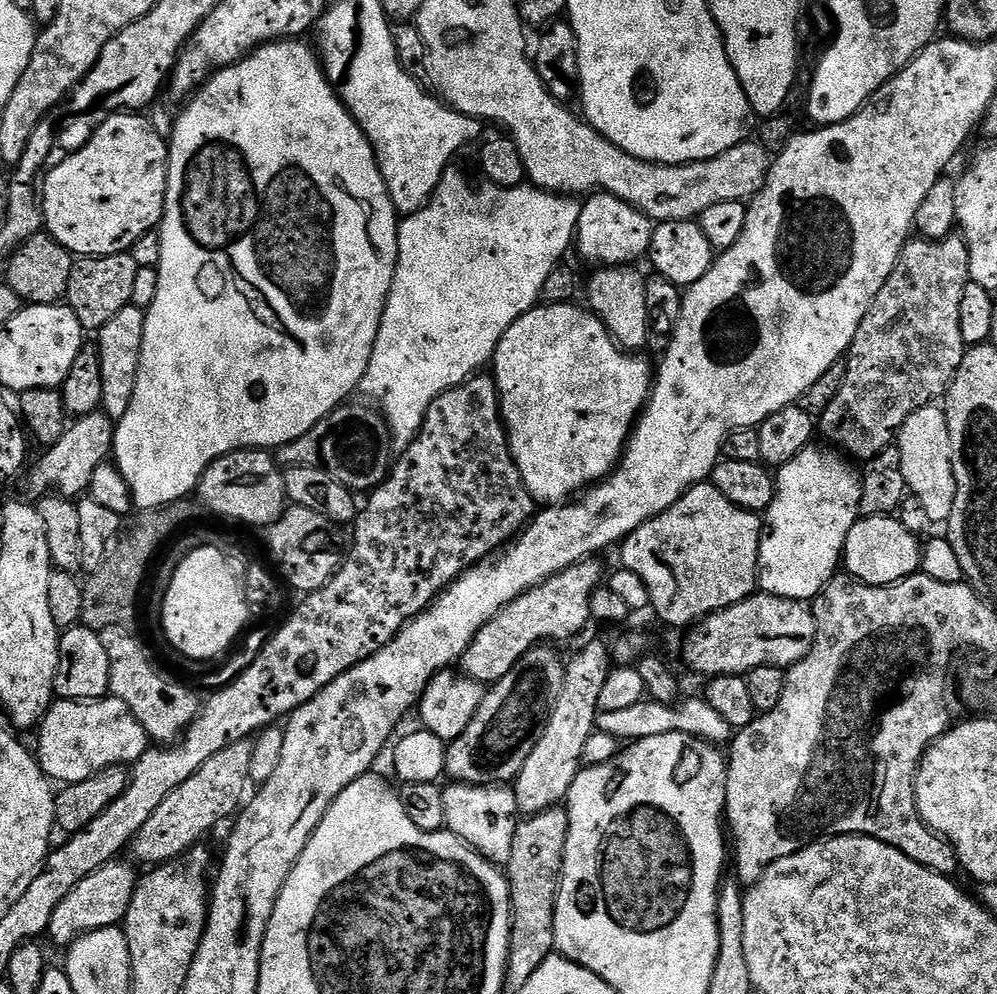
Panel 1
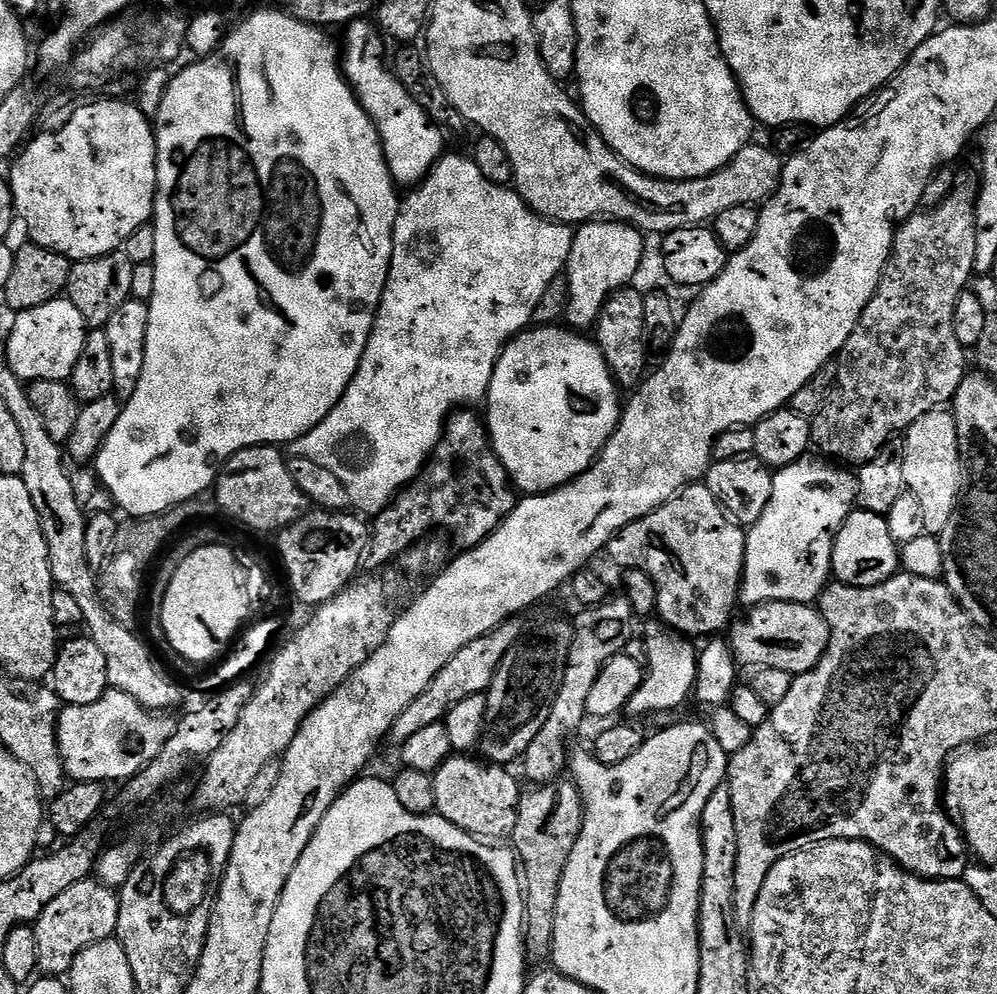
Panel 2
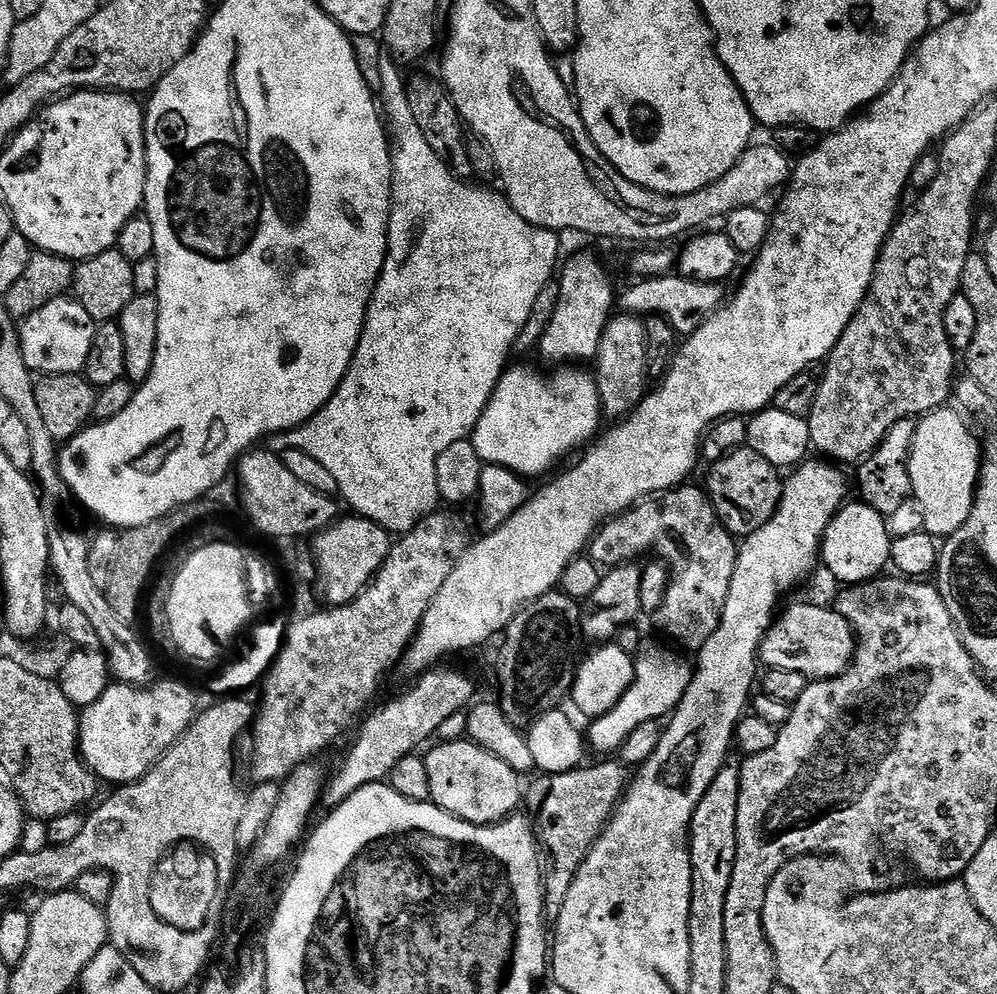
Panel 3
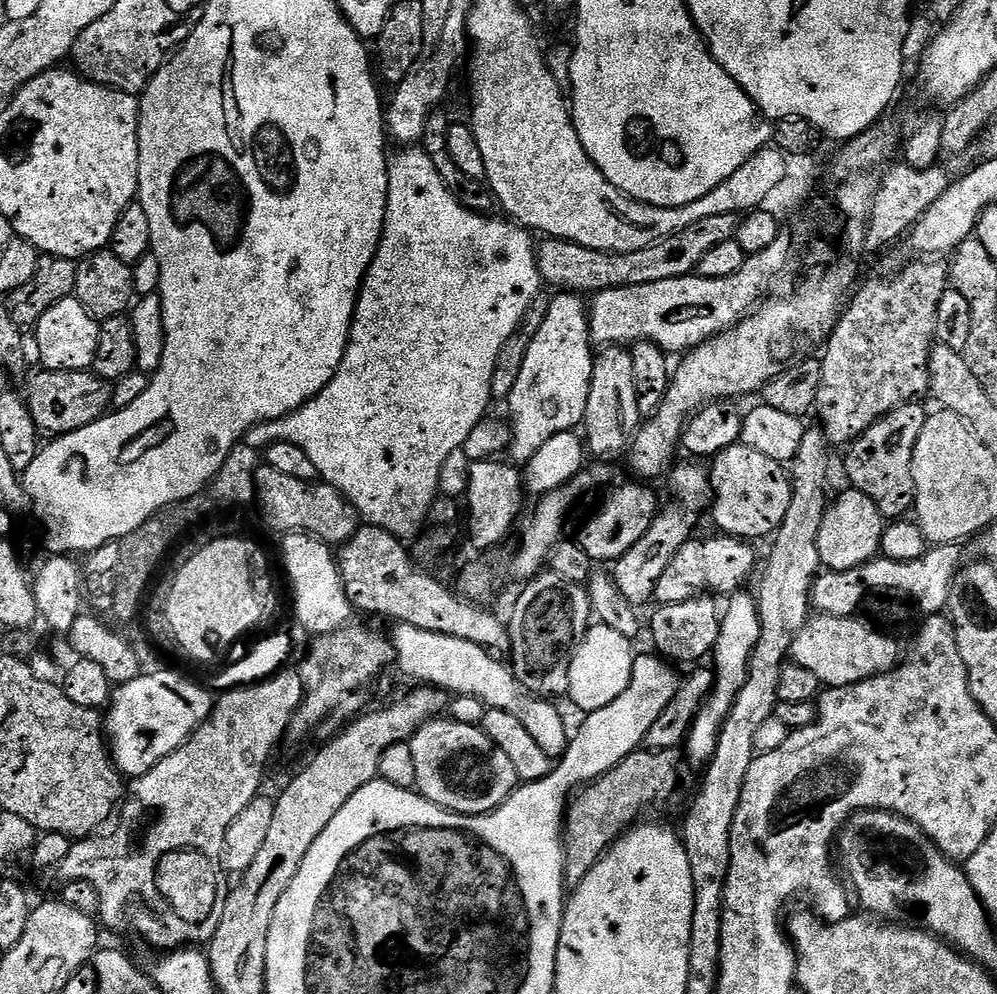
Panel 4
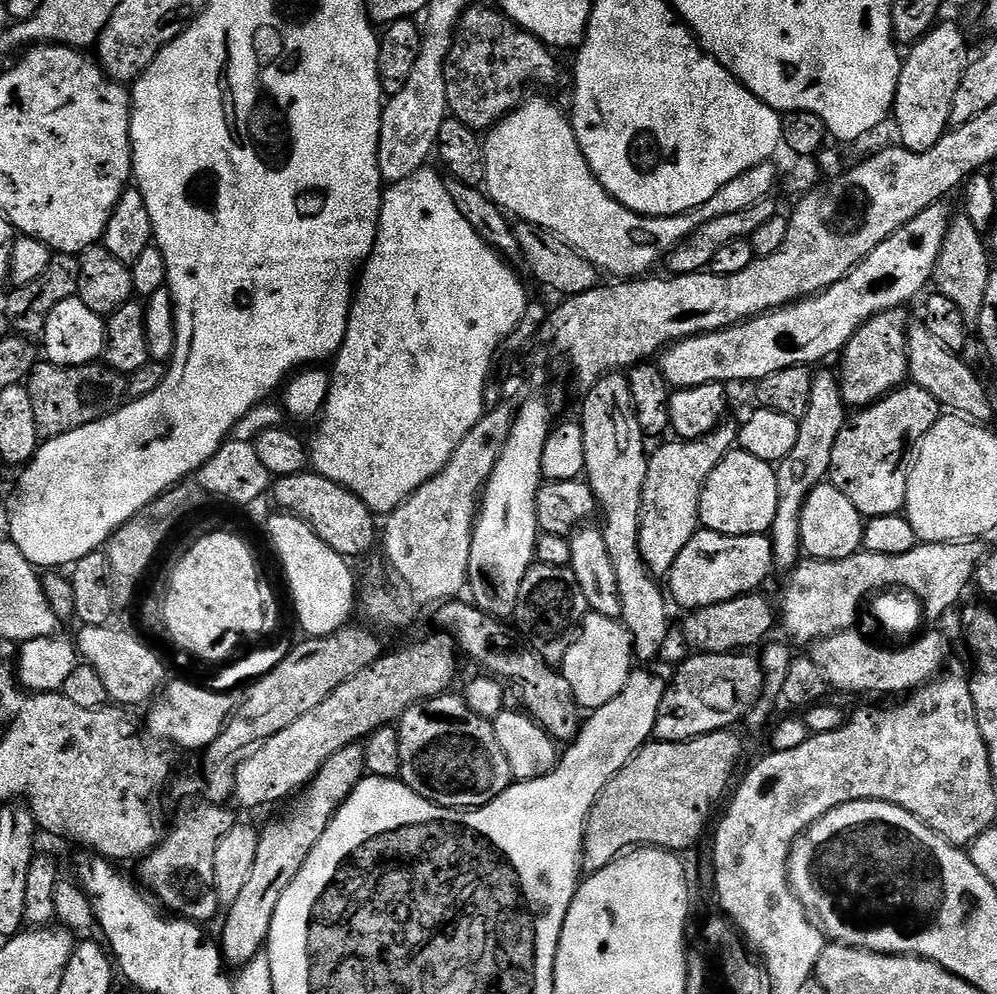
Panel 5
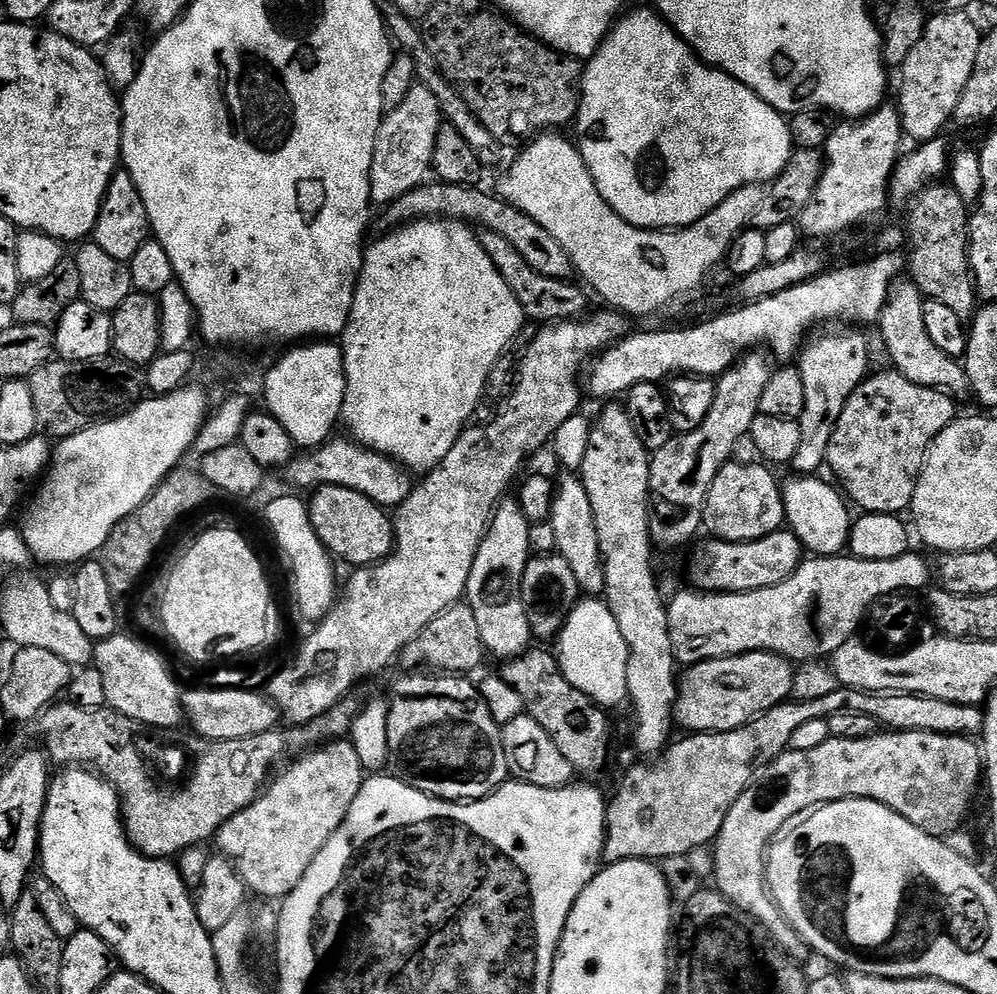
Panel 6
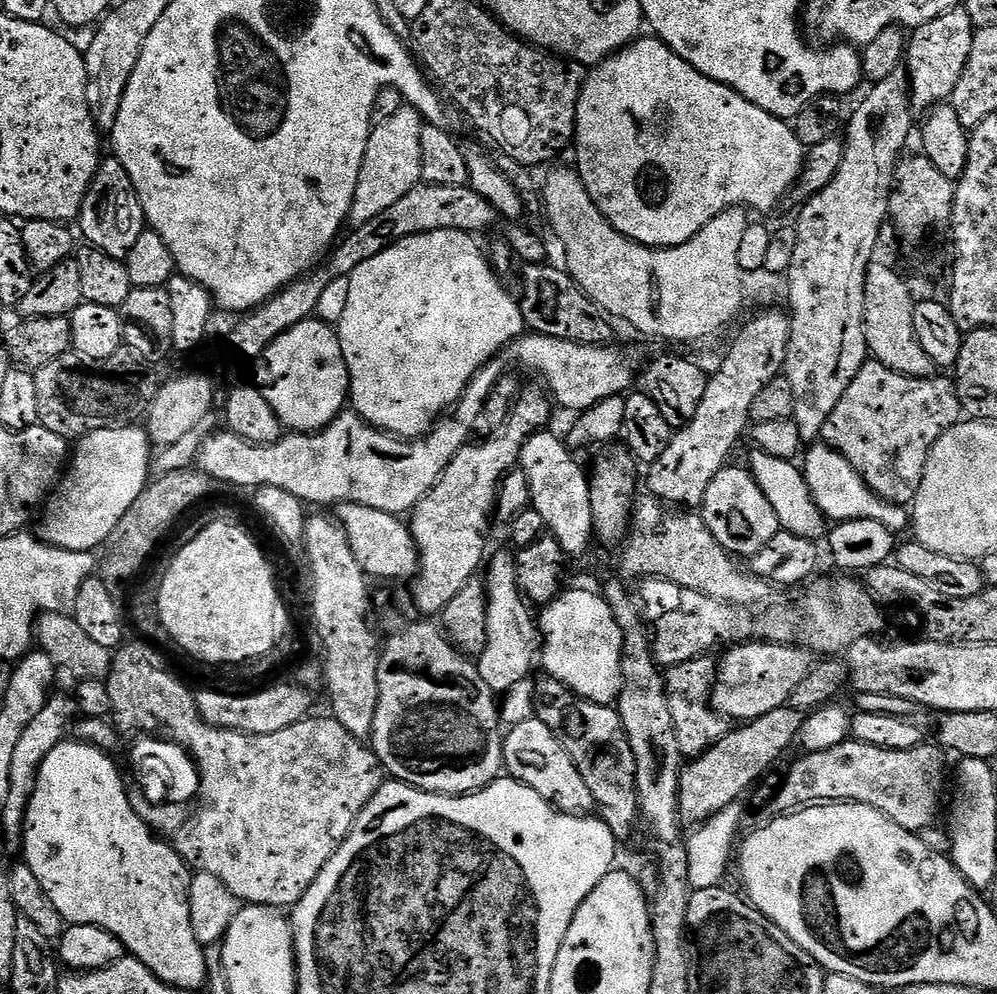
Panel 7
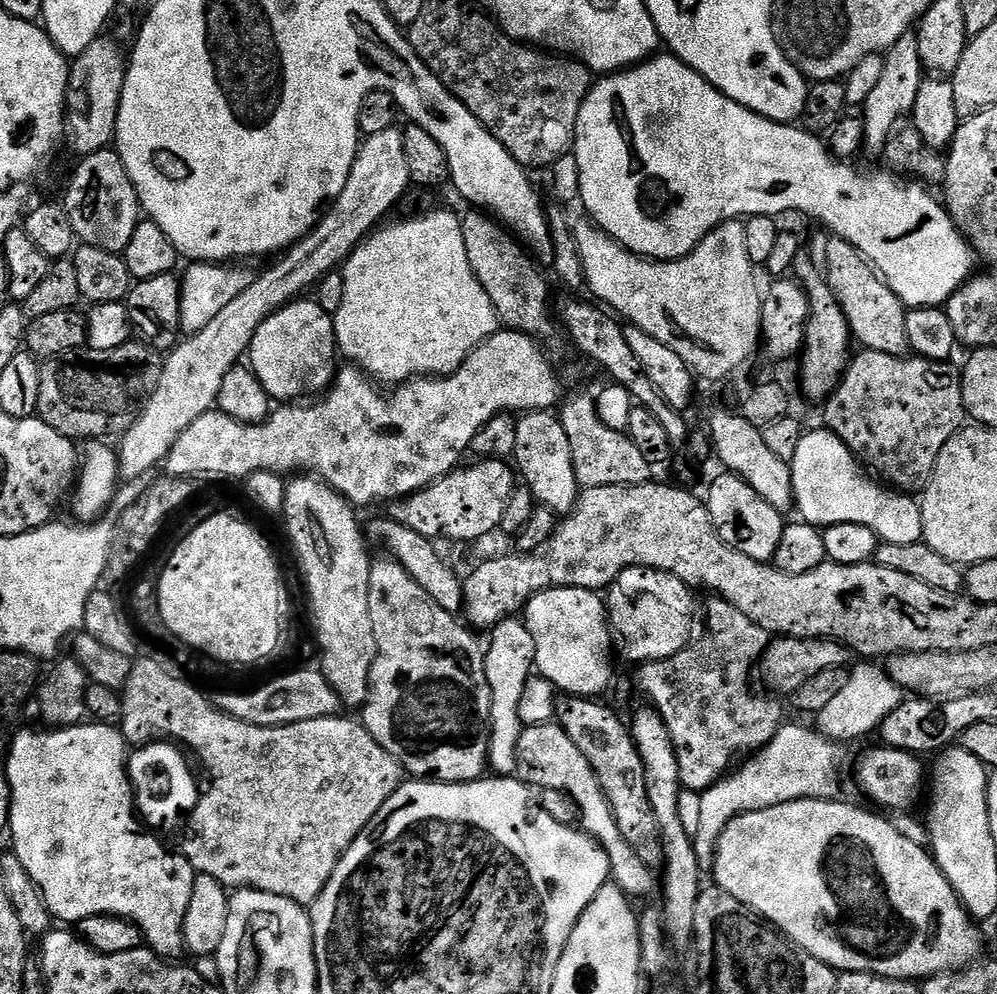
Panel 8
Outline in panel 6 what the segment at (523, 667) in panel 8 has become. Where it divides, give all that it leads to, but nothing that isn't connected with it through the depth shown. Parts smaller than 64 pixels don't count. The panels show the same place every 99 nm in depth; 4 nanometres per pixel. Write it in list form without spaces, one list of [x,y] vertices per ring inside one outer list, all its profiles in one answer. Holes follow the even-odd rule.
[[[501,499],[492,514],[488,531],[478,546],[478,554],[470,570],[466,593],[466,603],[474,610],[485,649],[491,655],[493,652],[500,662],[510,661],[529,651],[534,640],[520,593],[520,583],[524,580],[524,571],[530,559],[530,521],[519,503],[508,499]]]

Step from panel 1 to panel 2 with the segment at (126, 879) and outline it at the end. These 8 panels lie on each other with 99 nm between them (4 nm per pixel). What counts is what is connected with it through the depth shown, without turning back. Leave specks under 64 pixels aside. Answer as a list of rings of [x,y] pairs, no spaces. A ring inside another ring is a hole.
[[[95,878],[83,880],[62,890],[62,894],[58,894],[58,898],[54,898],[54,902],[50,902],[50,906],[42,910],[34,925],[39,971],[52,978],[71,973],[72,964],[78,954],[82,954],[82,950],[100,940],[111,940],[115,937],[119,909],[117,889],[107,888]]]

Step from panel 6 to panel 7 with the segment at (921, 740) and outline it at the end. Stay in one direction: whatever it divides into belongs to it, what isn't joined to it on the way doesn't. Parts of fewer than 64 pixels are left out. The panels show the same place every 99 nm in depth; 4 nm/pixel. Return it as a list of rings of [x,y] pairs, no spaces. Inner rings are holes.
[[[849,738],[844,743],[834,746],[833,749],[822,750],[821,753],[807,753],[801,757],[801,760],[793,762],[784,785],[777,790],[776,797],[769,802],[767,814],[769,817],[782,816],[821,802],[851,802],[870,806],[886,814],[886,818],[890,818],[898,826],[917,834],[937,823],[936,815],[940,812],[944,783],[947,780],[949,783],[950,780],[950,768],[948,772],[947,758],[949,757],[945,749],[935,743],[925,742],[919,744],[917,748],[899,752],[898,750],[882,750],[878,746],[870,746]]]

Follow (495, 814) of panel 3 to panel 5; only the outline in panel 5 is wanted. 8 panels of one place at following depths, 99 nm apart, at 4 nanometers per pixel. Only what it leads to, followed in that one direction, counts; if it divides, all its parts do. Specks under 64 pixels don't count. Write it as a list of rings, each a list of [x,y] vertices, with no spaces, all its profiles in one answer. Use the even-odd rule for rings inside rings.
[[[445,694],[435,696],[422,704],[412,704],[398,721],[398,754],[400,755],[399,779],[415,792],[427,794],[432,803],[443,808],[481,808],[498,798],[513,783],[510,762],[498,746],[498,738],[492,729],[492,720],[484,719],[468,708],[463,695]]]

